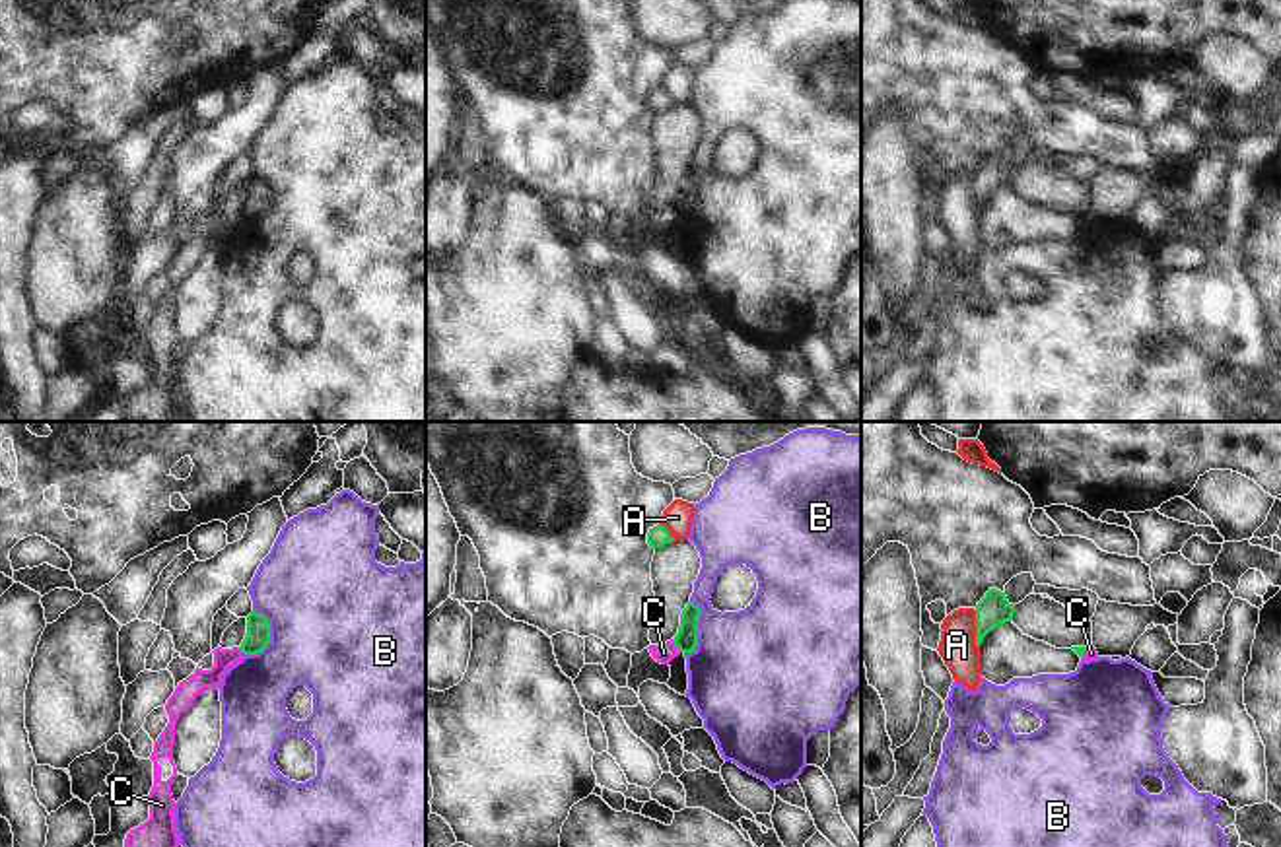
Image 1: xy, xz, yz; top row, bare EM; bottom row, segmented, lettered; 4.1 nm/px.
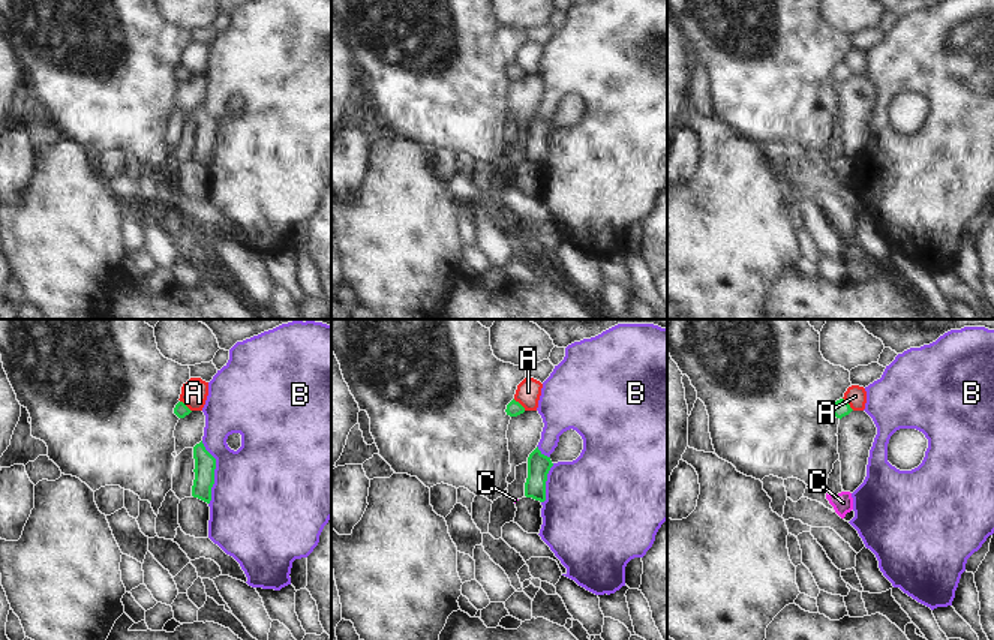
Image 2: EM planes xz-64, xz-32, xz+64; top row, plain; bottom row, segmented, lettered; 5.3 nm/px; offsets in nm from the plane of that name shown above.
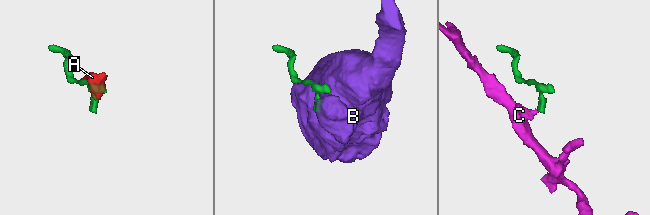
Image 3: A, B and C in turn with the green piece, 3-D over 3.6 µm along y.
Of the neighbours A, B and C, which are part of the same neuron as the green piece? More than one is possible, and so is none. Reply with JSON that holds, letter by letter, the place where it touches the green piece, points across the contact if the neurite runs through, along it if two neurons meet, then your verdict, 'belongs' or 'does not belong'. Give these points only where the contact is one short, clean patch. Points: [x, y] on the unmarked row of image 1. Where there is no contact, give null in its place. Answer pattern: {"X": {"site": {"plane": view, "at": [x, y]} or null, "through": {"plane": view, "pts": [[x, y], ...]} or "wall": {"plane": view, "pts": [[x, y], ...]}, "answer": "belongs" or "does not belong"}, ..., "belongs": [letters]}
{"A": {"site": {"plane": "yz", "at": [976, 195]}, "answer": "does not belong"}, "B": {"site": {"plane": "xy", "at": [269, 203]}, "answer": "does not belong"}, "C": {"site": {"plane": "xz", "at": [675, 208]}, "wall": {"plane": "xz", "pts": [[671, 204], [681, 216]]}, "answer": "does not belong"}, "belongs": []}

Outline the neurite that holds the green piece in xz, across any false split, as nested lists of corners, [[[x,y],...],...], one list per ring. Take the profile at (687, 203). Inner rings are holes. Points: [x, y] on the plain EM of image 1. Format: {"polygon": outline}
{"polygon": [[[688,167],[686,173],[680,179],[680,192],[675,200],[675,210],[680,218],[692,218],[698,210],[698,183],[702,179],[702,173],[694,167]]]}

